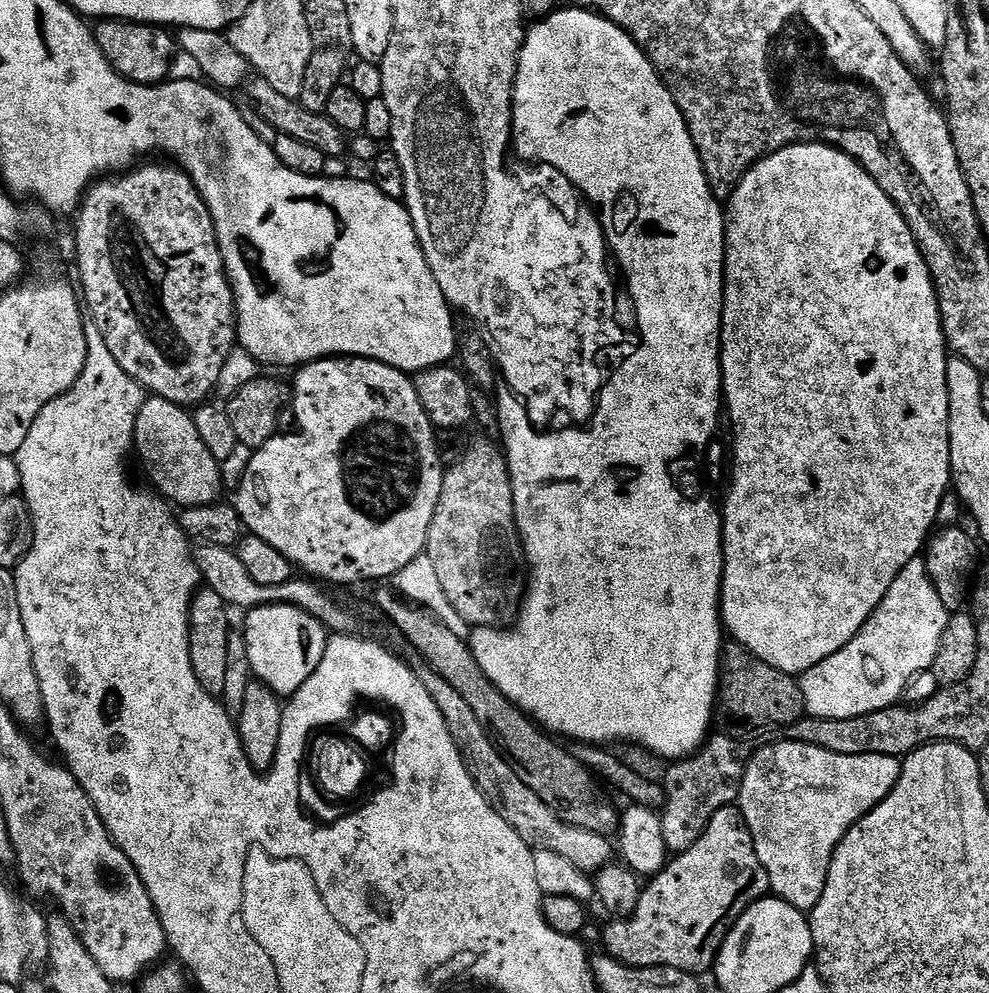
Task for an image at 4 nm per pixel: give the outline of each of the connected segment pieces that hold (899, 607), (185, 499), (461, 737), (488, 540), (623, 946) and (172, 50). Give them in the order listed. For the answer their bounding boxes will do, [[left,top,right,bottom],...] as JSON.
[[799,559,950,718],[134,395,225,509],[419,670,613,874],[426,438,526,630],[604,806,769,974],[94,20,178,86]]

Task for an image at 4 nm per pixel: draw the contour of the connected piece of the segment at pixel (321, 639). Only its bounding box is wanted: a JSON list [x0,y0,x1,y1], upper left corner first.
[242,604,330,698]

